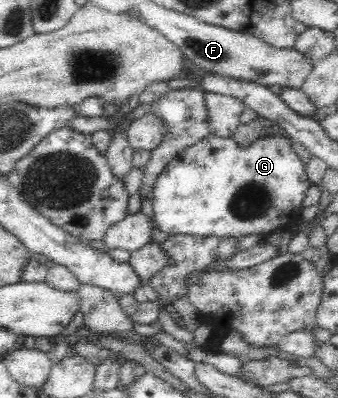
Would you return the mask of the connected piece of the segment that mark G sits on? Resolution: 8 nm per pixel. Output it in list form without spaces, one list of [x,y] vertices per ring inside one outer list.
[[[205,92],[206,121],[208,121],[209,136],[200,140],[194,146],[186,148],[173,158],[156,179],[151,190],[151,202],[154,208],[153,223],[157,229],[170,235],[192,236],[254,236],[261,238],[276,230],[291,230],[300,220],[306,190],[312,182],[304,170],[304,164],[296,155],[293,142],[285,136],[276,138],[260,138],[247,148],[235,144],[233,136],[241,125],[241,116],[246,105],[239,99],[229,95]]]

